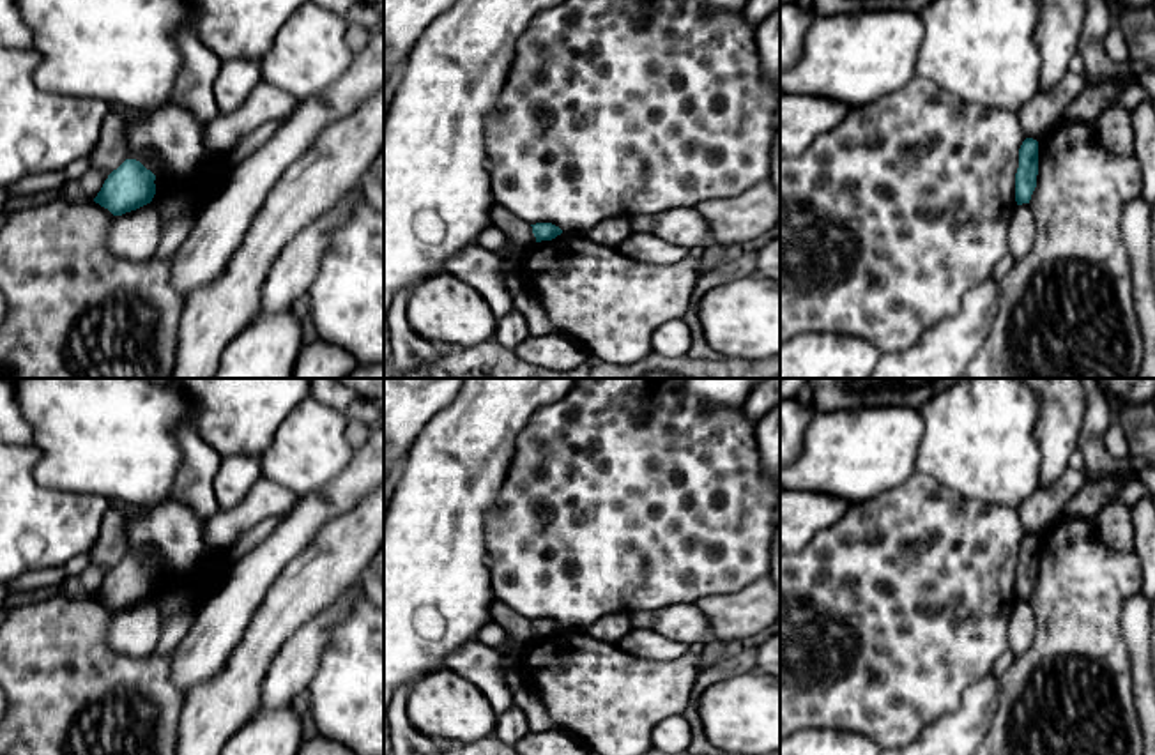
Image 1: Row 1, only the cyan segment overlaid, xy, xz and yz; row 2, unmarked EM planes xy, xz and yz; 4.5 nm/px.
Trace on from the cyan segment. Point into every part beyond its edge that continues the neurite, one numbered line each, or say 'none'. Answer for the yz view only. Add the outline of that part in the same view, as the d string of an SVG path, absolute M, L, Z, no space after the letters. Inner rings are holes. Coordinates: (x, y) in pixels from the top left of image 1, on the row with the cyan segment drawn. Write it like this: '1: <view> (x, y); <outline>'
none

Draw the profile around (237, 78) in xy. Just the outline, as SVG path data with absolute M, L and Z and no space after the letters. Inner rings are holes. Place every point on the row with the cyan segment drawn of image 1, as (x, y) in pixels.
M244 58L223 60L214 81L214 99L219 115L235 111L242 106L260 81L262 69L258 62Z

